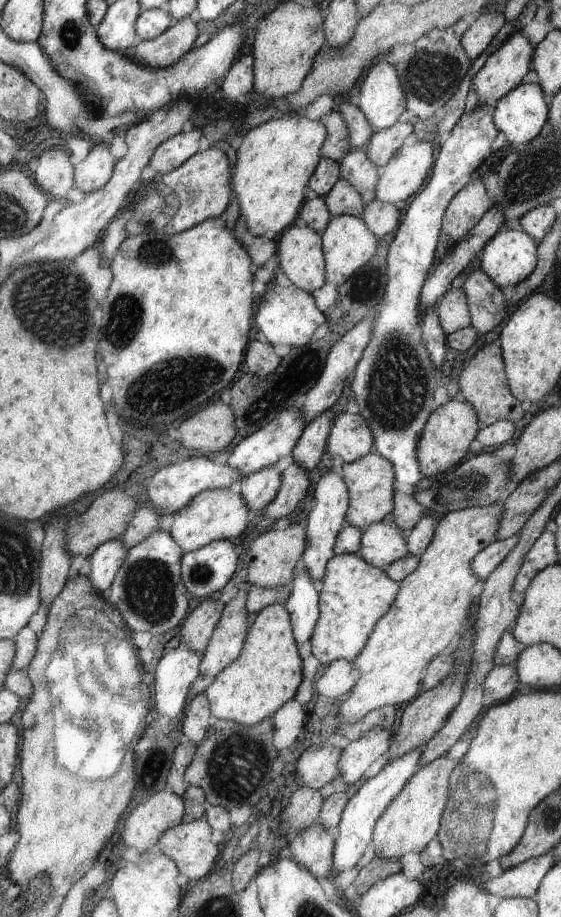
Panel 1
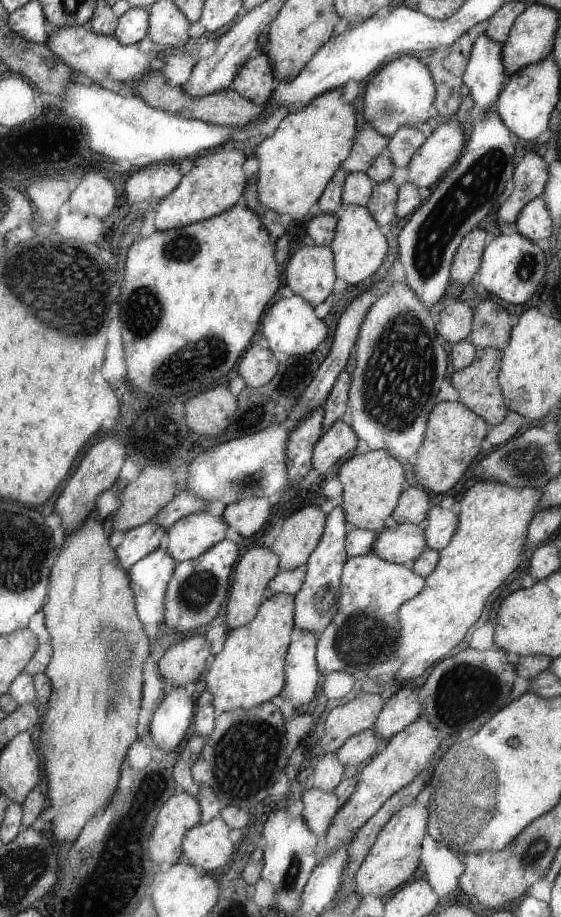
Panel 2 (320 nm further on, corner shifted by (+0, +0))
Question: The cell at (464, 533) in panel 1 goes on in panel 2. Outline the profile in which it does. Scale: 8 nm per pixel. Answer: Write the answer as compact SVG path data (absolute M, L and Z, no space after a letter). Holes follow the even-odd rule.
M480 479L465 494L459 496L460 512L458 526L452 540L439 550L439 561L436 568L427 576L427 586L418 597L411 598L400 608L399 628L397 629L394 657L400 657L404 664L395 674L397 681L404 679L404 685L412 684L415 678L422 676L425 670L434 666L440 658L448 656L456 648L468 628L482 616L486 598L506 582L514 570L520 566L522 546L526 542L526 528L529 528L535 514L540 510L543 490L538 487L513 487L506 483Z

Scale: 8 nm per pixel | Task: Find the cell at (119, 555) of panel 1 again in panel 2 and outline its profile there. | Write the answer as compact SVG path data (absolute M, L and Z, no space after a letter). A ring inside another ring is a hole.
M154 521L126 531L124 541L116 548L120 565L129 569L136 562L147 557L159 548L164 534L166 530L159 527Z

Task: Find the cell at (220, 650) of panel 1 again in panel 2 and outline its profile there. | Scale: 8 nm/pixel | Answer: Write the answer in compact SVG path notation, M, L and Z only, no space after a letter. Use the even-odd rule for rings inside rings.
M256 545L256 548L248 550L236 563L232 573L232 592L226 609L225 622L228 631L247 625L259 612L264 601L270 598L274 592L270 590L270 582L282 572L280 568L281 558L270 547Z

